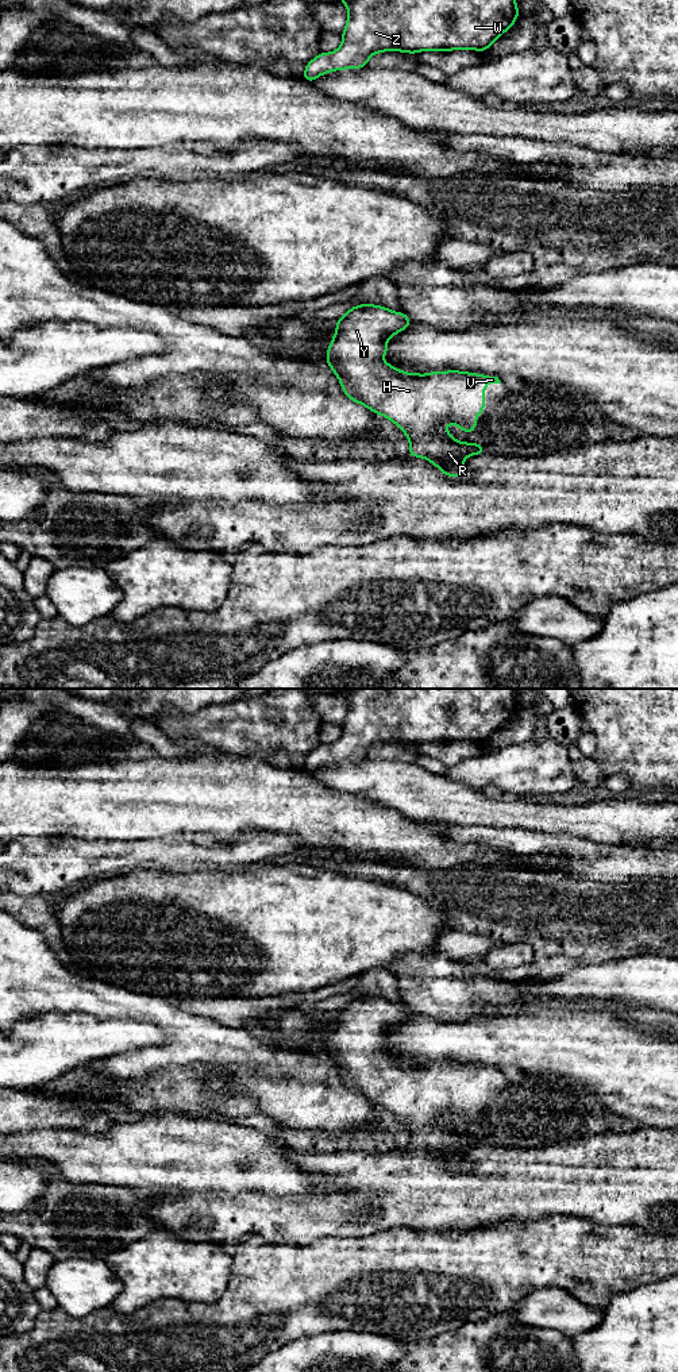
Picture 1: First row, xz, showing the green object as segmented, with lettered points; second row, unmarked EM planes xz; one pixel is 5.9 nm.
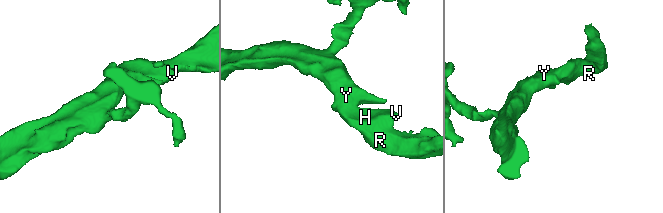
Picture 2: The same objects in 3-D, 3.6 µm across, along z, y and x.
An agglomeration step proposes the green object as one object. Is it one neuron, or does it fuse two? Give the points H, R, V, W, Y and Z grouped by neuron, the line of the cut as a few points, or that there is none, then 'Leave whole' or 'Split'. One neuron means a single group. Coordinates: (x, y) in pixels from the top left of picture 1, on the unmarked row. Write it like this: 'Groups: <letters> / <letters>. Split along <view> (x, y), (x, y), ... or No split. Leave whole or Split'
Groups: H R V W Y Z. No split. Leave whole

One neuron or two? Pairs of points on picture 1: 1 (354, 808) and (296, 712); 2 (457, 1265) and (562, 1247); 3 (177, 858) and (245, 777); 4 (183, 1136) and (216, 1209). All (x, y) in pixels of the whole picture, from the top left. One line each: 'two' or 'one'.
1: two
2: one
3: two
4: two

